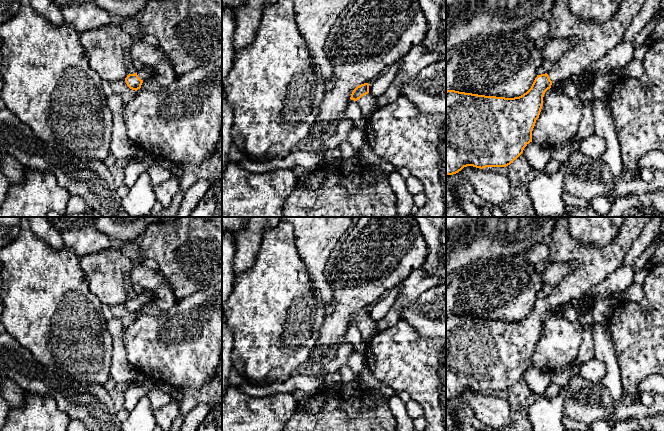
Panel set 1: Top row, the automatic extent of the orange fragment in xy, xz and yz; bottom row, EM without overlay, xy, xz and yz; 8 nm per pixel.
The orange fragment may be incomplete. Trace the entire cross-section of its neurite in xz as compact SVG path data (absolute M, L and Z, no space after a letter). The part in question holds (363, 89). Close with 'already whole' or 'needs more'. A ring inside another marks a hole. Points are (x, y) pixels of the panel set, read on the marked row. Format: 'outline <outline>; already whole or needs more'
outline M364 83L357 86L350 97L358 103L363 119L367 122L375 111L377 111L376 98L369 93L369 84Z; needs more

